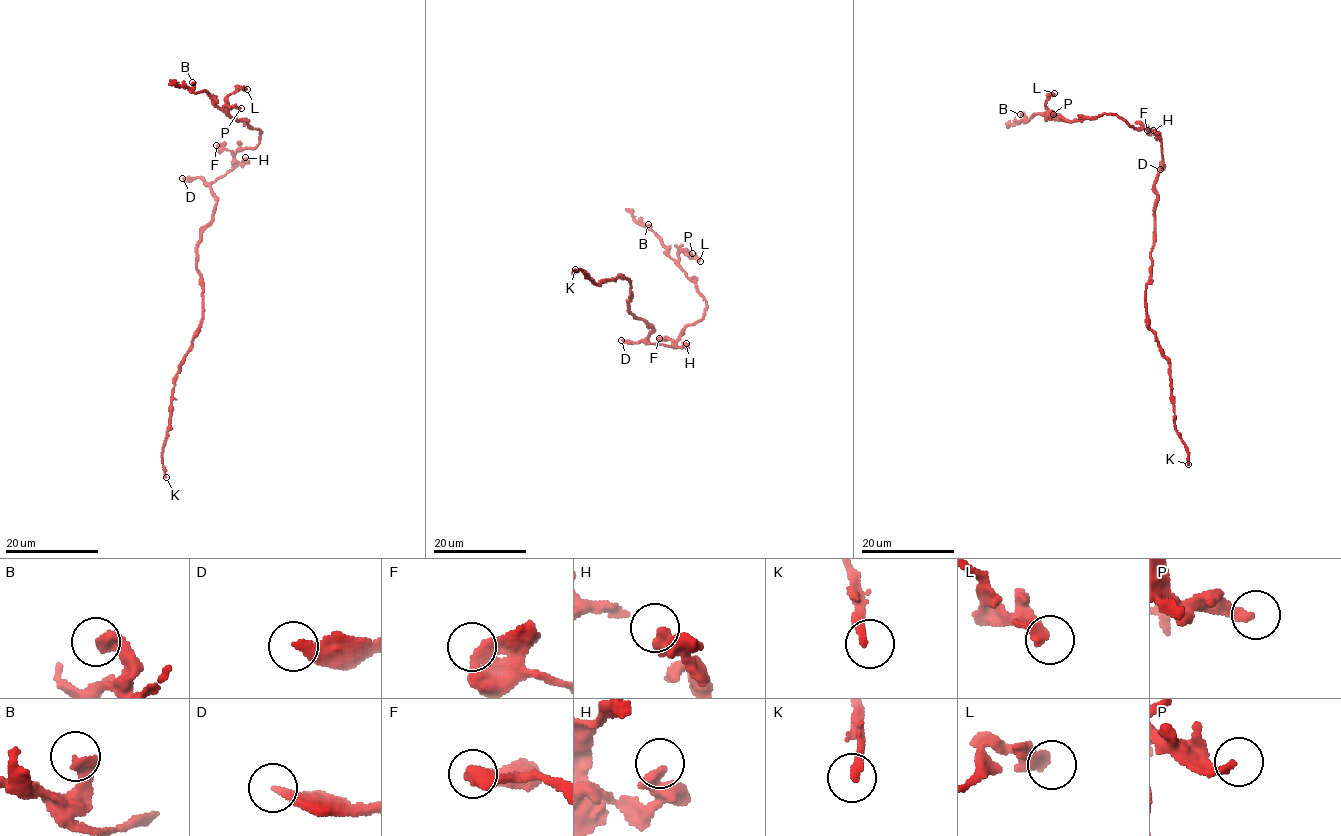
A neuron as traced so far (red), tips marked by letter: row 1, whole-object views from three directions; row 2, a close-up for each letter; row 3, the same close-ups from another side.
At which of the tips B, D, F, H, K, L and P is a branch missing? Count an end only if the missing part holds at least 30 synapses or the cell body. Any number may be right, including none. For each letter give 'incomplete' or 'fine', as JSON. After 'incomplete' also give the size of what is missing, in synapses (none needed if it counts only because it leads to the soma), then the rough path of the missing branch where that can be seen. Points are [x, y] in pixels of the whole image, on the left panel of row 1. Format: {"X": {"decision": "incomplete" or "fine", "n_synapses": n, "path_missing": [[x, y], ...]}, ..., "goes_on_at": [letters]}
{"B": {"decision": "fine"}, "D": {"decision": "incomplete", "n_synapses": 400, "path_missing": [[182, 178], [163, 158], [88, 133], [23, 77], [3, 46]]}, "F": {"decision": "fine"}, "H": {"decision": "fine"}, "K": {"decision": "fine"}, "L": {"decision": "fine"}, "P": {"decision": "fine"}, "goes_on_at": ["D"]}

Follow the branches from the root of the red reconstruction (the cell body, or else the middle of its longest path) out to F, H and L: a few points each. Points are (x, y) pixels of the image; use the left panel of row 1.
F: (211, 217), (216, 198), (211, 184), (233, 166), (232, 154), (216, 145)
H: (211, 217), (216, 198), (211, 184), (243, 163), (245, 157)
L: (211, 217), (211, 184), (232, 169), (236, 151), (260, 141), (261, 130), (229, 112), (228, 96), (247, 89)

